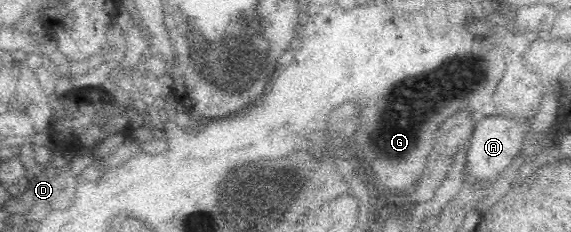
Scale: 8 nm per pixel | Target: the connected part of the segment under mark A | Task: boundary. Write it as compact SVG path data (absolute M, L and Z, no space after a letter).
M485 117L481 119L470 135L467 145L467 164L465 165L466 180L475 182L499 179L511 165L513 159L524 150L523 141L531 131L531 123L521 123L519 119L505 119L505 117Z

